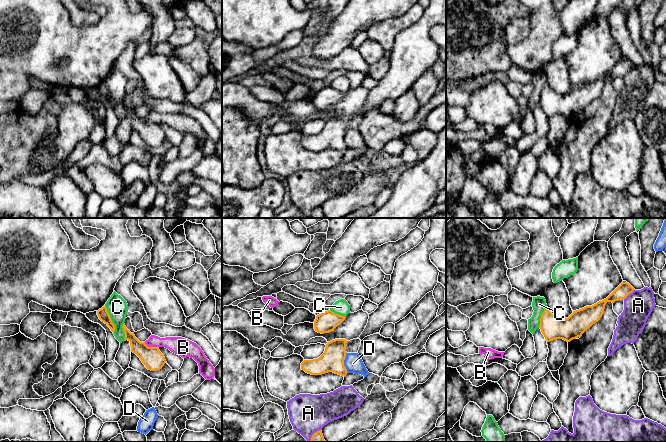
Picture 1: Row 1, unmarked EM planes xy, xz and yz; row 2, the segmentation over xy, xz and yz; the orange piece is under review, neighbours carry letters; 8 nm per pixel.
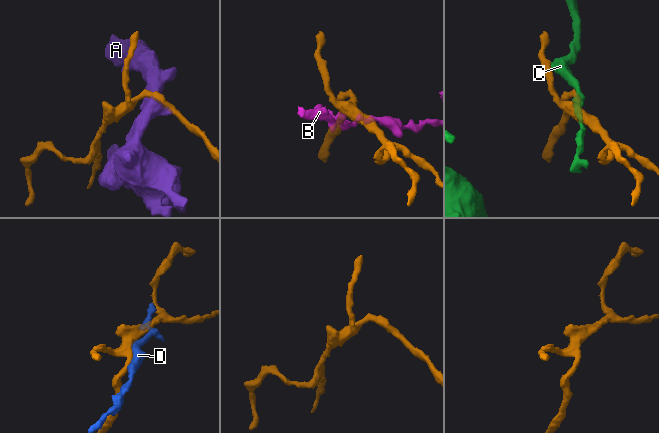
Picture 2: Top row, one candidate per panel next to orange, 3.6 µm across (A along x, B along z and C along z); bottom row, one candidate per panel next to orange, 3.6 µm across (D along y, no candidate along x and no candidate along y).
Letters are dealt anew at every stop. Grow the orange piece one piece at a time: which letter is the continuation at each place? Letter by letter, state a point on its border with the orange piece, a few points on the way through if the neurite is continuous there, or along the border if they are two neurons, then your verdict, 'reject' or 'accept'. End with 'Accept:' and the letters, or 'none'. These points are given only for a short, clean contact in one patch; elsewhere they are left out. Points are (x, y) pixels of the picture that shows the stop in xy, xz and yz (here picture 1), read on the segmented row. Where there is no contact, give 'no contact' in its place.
A: contact yz (628, 294); reject
B: contact xy (151, 347); border xy (144, 342), (148, 346), (157, 347); reject
C: contact xy (110, 320); border xy (104, 306), (114, 325), (113, 333); reject
D: contact xz (343, 362); reject
Accept: none

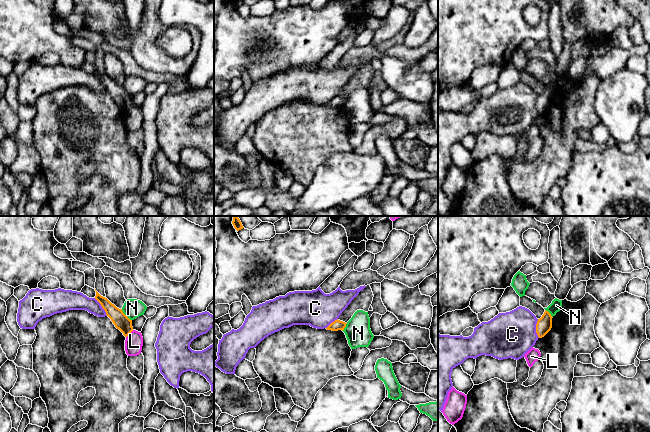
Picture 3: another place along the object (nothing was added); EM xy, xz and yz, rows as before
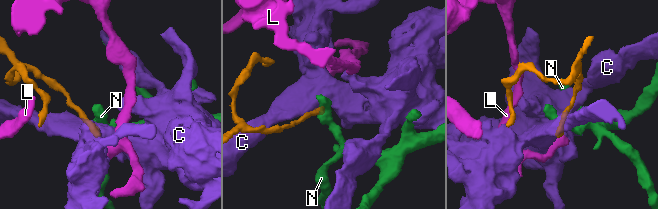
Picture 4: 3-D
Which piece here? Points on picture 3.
C: contact yz (536, 328); border yz (537, 319), (536, 334), (539, 337); reject
L: contact xy (129, 333); border xy (133, 330), (126, 337); reject
N: contact xy (125, 315); border xy (121, 309), (131, 320); reject
Accept: none

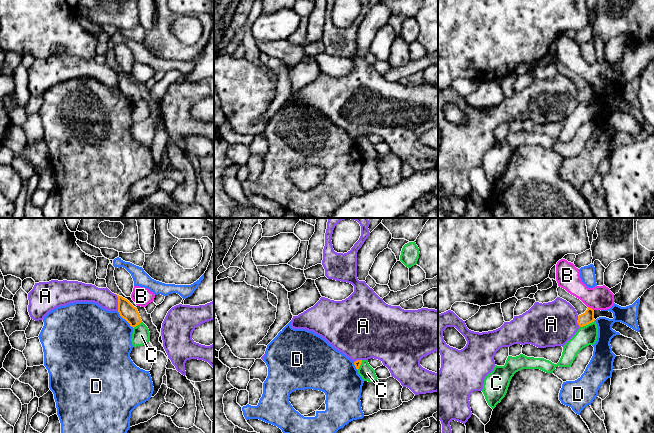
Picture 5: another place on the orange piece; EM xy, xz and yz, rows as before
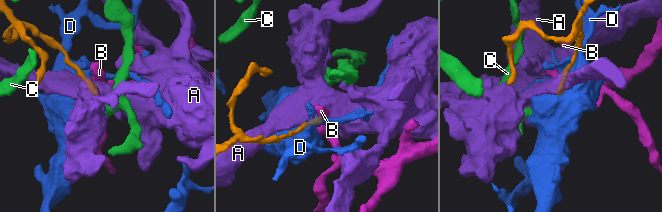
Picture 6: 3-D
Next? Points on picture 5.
A: contact xy (118, 302); border xy (115, 294), (118, 310); reject
B: contact yz (591, 308); border yz (588, 306), (593, 310); reject
C: contact yz (587, 324); border yz (594, 320), (580, 327); reject
D: contact xy (125, 319); reject
Accept: none

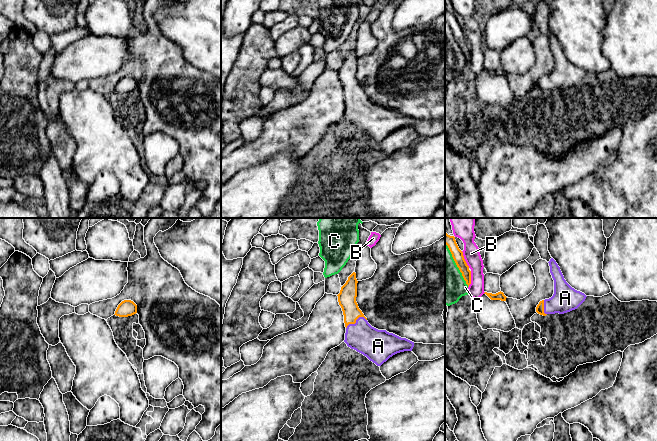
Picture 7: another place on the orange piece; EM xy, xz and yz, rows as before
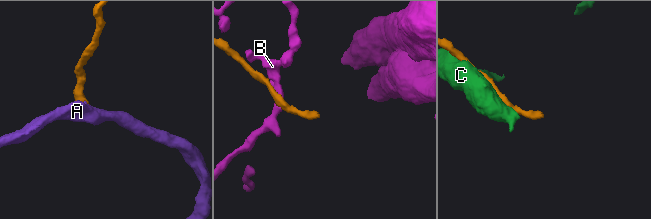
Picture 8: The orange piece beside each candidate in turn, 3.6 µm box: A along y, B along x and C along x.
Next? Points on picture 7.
A: contact xz (355, 321); way xz (347, 297), (347, 302), (355, 321), (375, 344); accept
B: contact yz (464, 259); border yz (461, 251), (469, 267); reject
C: contact yz (456, 264); reject
Accept: A

